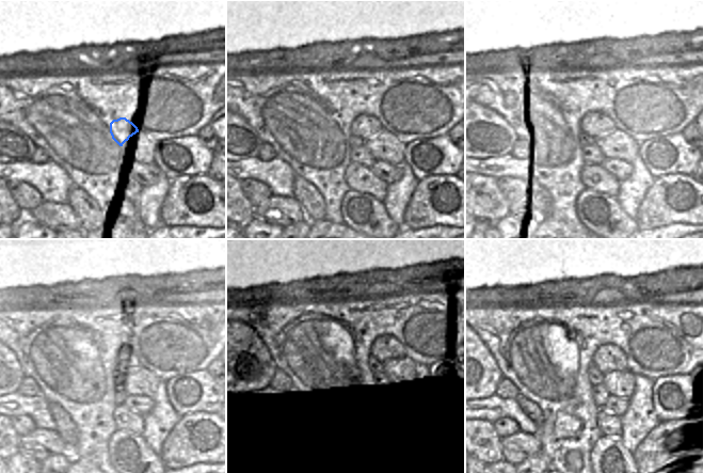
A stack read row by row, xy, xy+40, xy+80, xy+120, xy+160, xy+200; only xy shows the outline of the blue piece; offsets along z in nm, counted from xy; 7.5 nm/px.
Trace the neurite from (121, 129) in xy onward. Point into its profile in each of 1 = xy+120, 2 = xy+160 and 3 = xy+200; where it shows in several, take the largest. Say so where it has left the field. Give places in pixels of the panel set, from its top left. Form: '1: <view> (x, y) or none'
1: xy+120 (126, 362)
2: xy+160 (367, 360)
3: xy+200 (608, 358)

